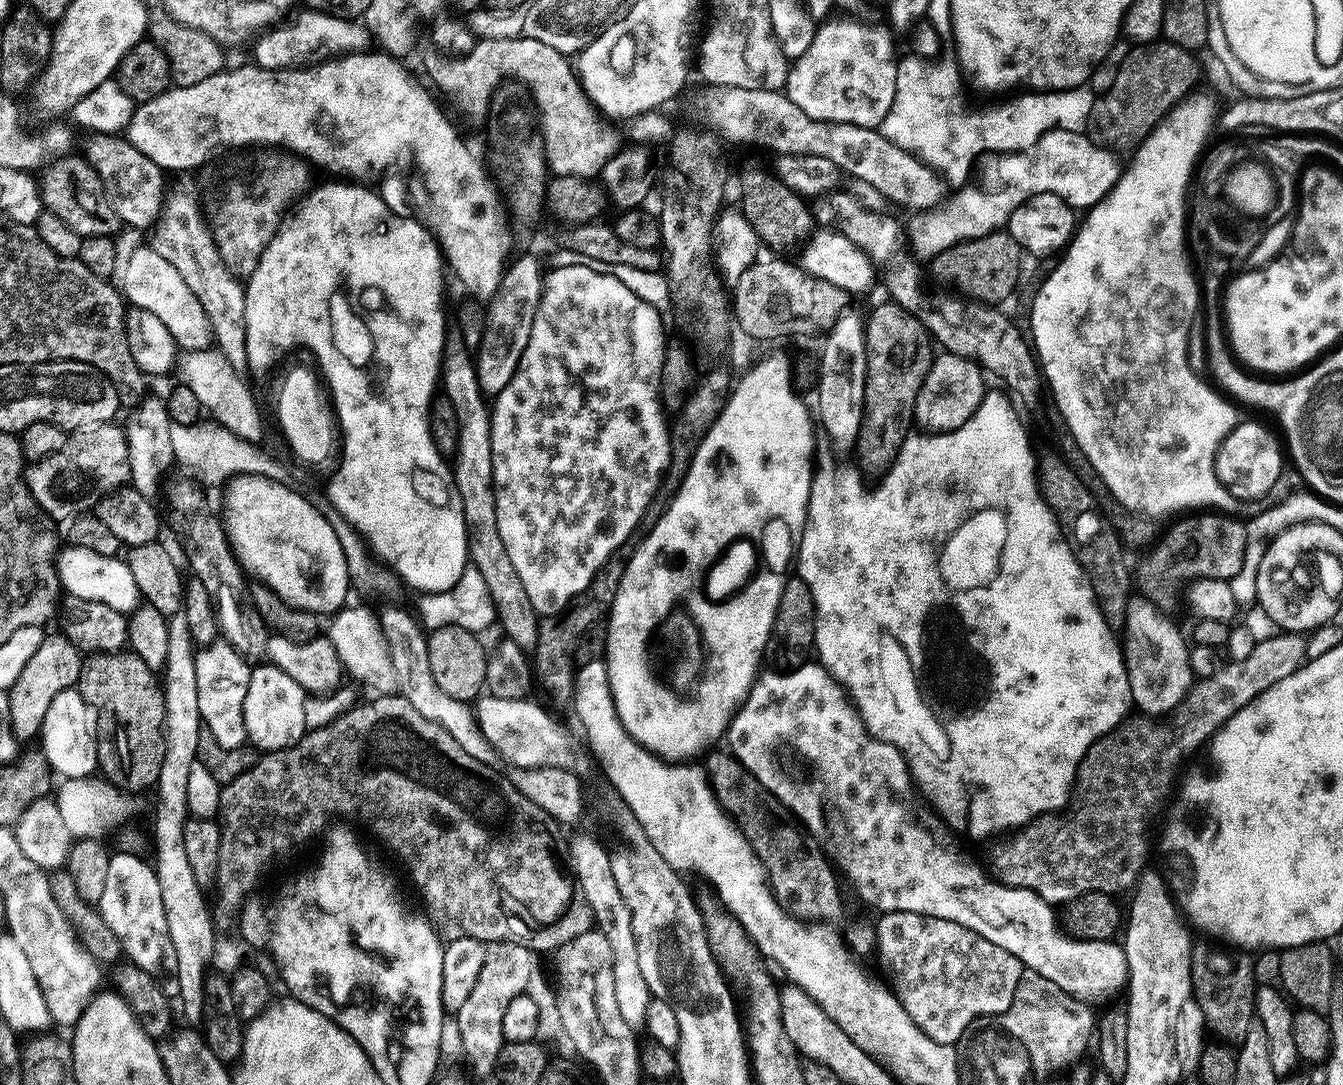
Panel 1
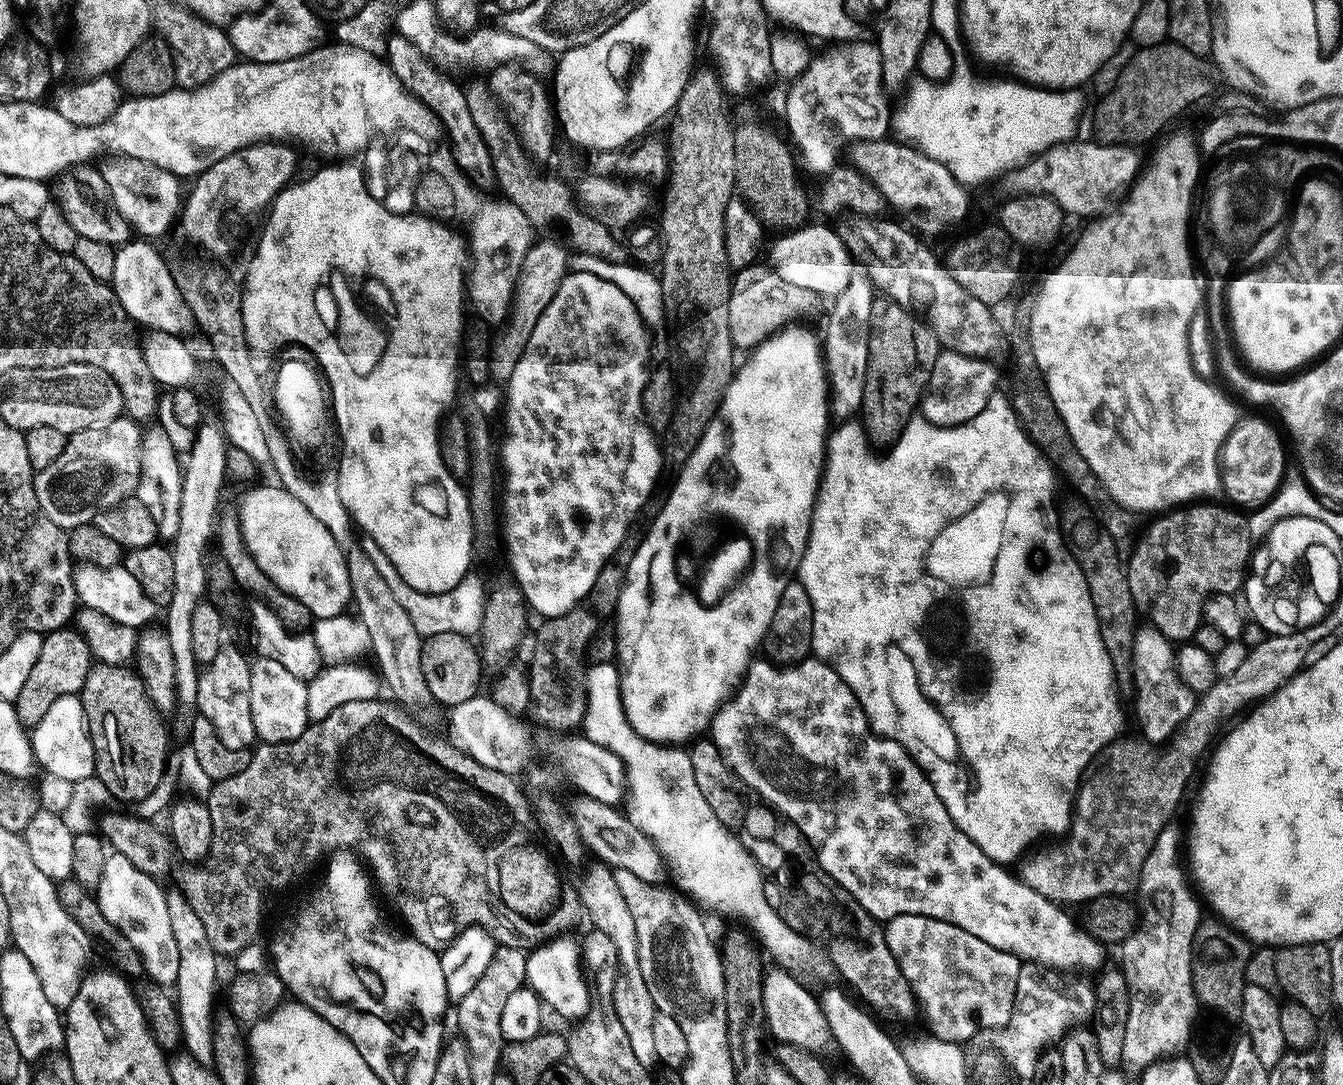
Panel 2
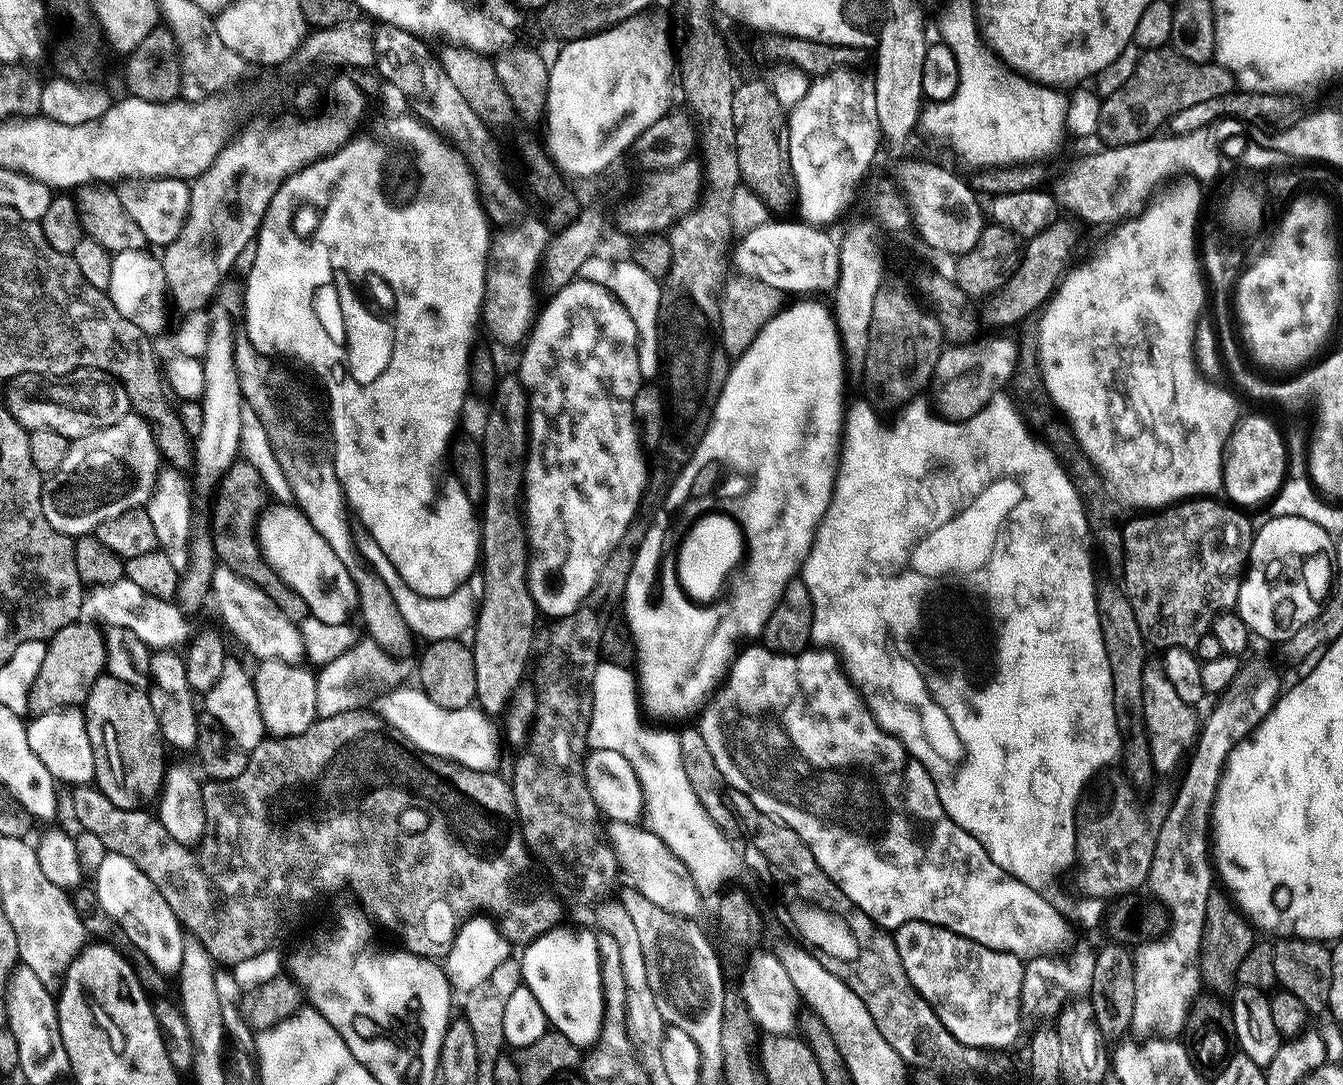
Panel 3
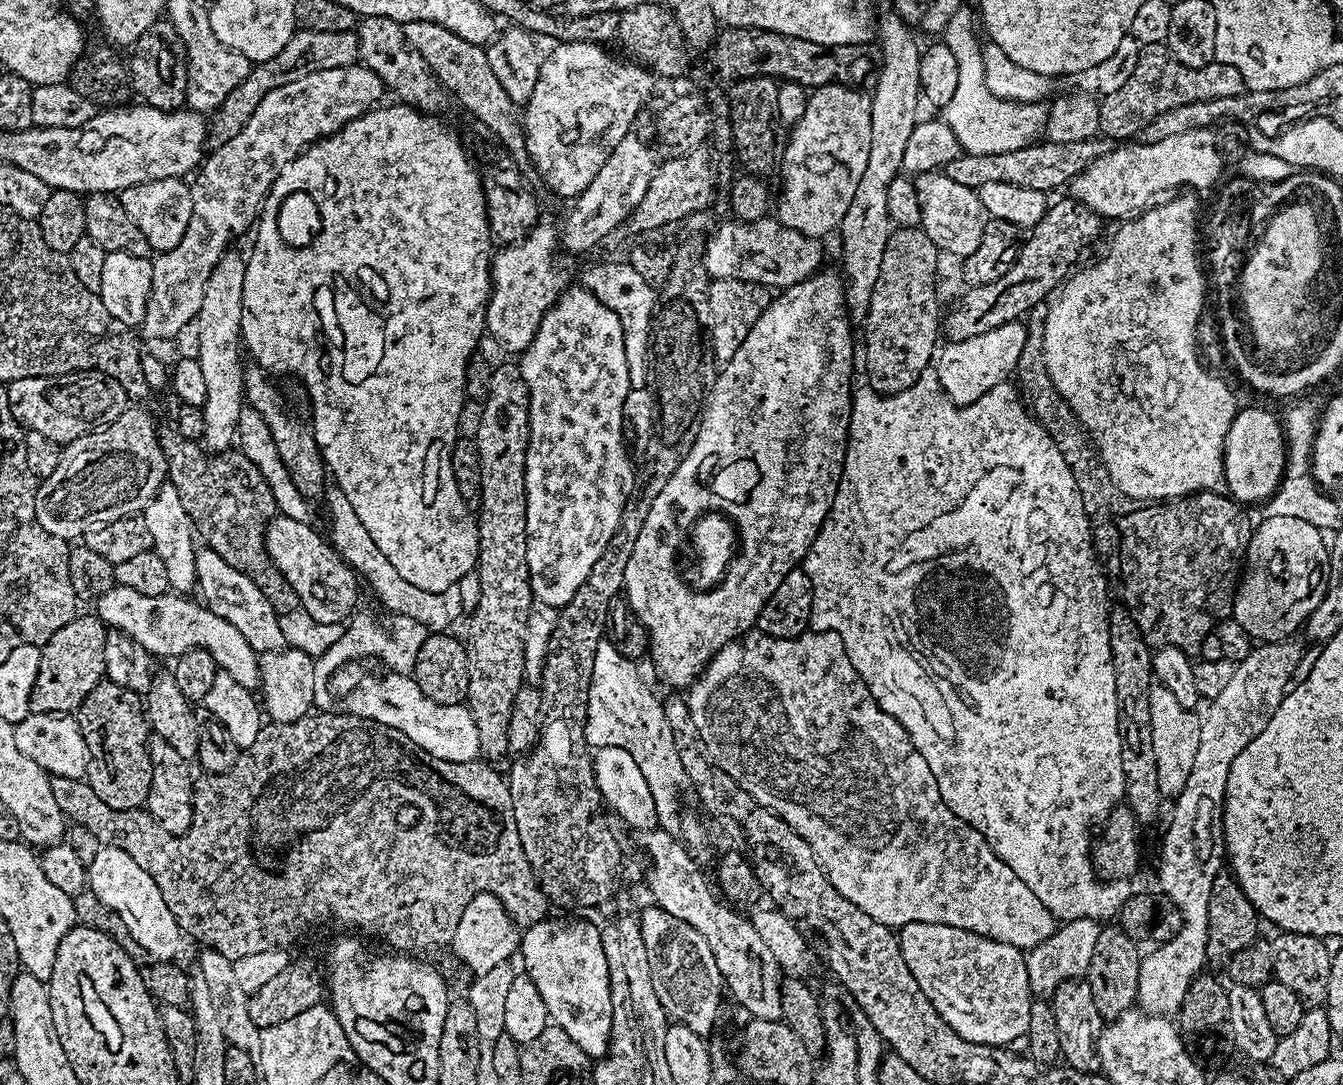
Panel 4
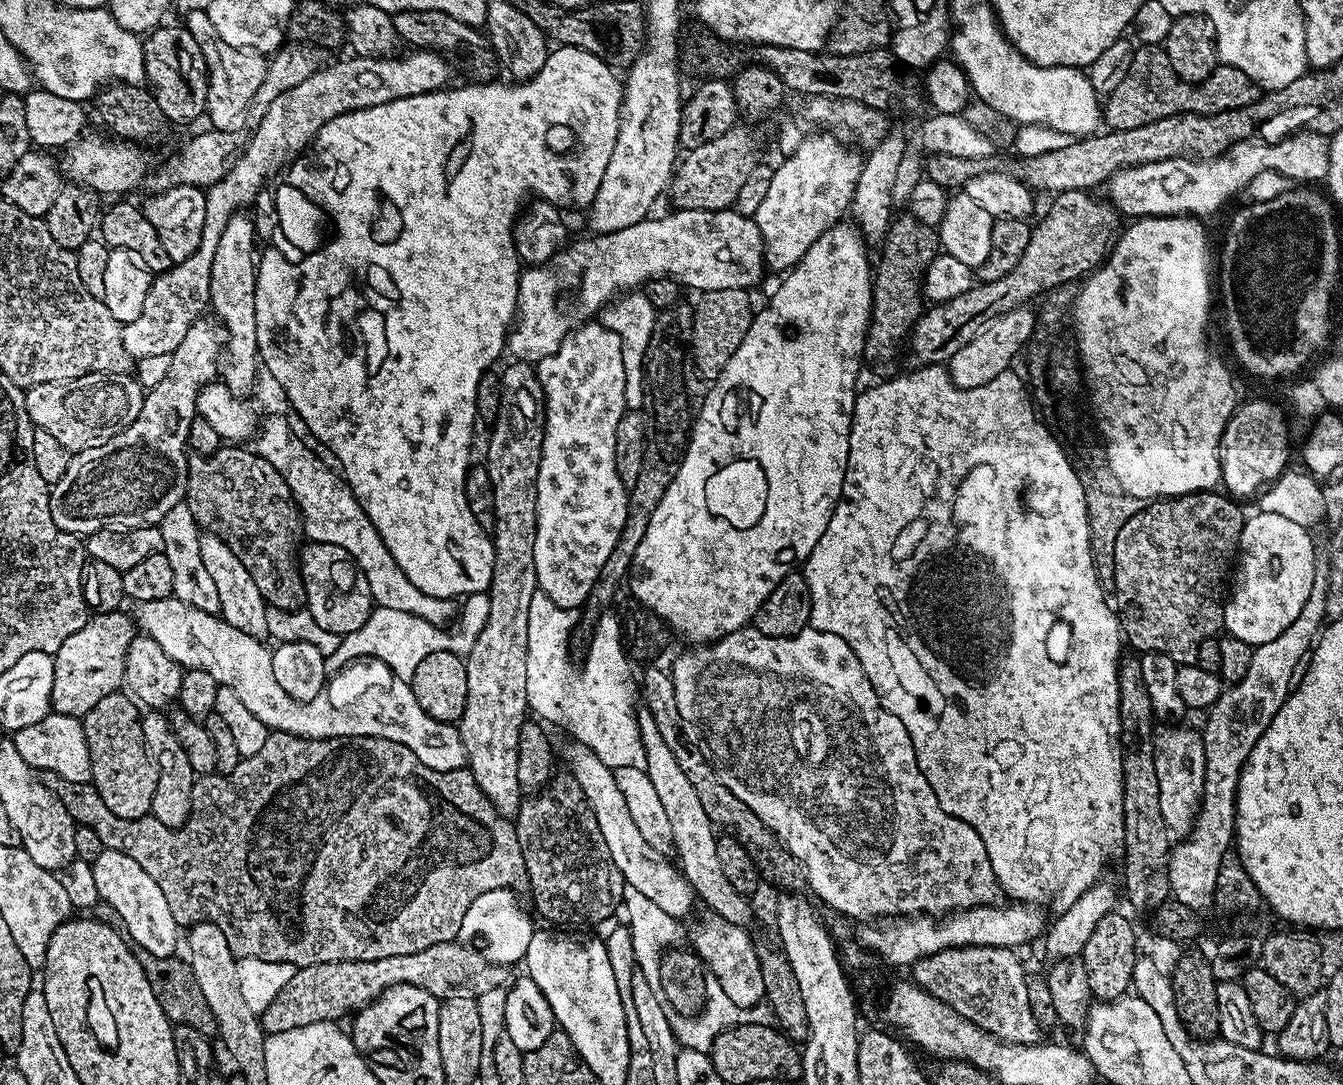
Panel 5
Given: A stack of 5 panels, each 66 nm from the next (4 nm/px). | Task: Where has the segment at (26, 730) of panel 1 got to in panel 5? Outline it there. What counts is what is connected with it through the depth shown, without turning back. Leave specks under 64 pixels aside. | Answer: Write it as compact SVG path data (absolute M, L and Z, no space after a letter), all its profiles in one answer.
M124 610L101 612L93 615L78 630L78 634L70 634L62 646L52 656L54 662L54 688L52 690L52 712L57 716L74 716L82 718L106 694L121 691L124 684L124 667L128 657L128 649L134 643L134 620Z

